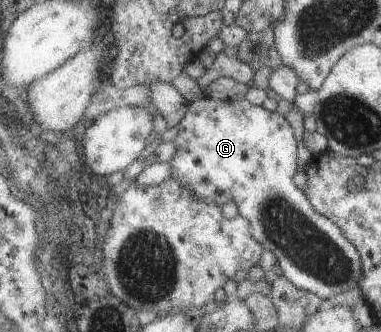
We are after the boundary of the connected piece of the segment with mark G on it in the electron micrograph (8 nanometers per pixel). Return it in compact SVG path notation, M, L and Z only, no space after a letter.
M193 97L191 104L188 106L187 114L183 120L176 126L179 129L179 134L172 140L176 147L175 156L169 161L172 166L172 177L181 181L181 184L188 188L189 192L196 197L198 201L206 203L215 203L216 205L225 206L229 200L233 200L238 208L238 214L246 219L249 219L252 235L255 240L258 240L266 250L270 250L278 258L277 271L279 274L285 275L297 288L303 289L317 294L322 299L331 298L335 294L345 293L355 287L359 287L361 277L363 276L362 262L360 252L356 245L352 243L344 235L344 232L328 217L313 208L306 192L297 186L294 180L297 172L297 150L299 150L299 137L297 136L292 124L279 112L271 111L263 108L262 105L253 105L246 99L238 101L228 101L225 99L216 99L213 97Z

